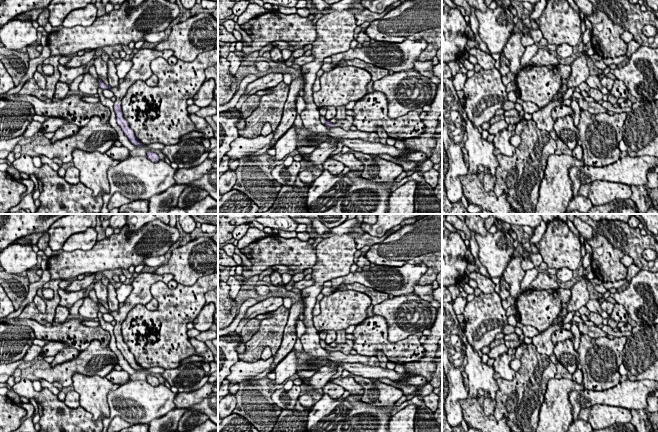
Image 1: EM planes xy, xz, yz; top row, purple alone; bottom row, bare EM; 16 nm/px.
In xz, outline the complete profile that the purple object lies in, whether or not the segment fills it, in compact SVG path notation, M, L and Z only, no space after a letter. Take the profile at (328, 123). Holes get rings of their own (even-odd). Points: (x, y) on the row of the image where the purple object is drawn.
M344 119L336 123L331 123L329 120L327 120L325 123L325 126L327 127L340 127L346 131L350 130L352 125L353 125L352 119Z

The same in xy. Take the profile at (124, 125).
M139 49L136 51L131 61L133 63L130 71L124 77L124 81L120 83L116 87L110 87L105 84L101 79L99 81L99 87L102 90L109 89L114 93L116 97L116 102L114 103L114 111L116 113L116 121L117 124L121 127L125 136L129 139L129 141L137 146L143 147L142 144L136 137L133 130L129 127L128 122L124 119L122 110L121 110L121 100L127 93L128 89L131 85L133 85L136 81L146 81L152 75L153 72L151 70L151 62L158 57L164 58L168 60L171 56L173 56L174 52L172 50L155 50L155 49Z

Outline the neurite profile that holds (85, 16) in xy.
M88 4L84 8L70 12L64 19L62 26L71 28L74 26L91 26L97 18L97 8L95 4Z

